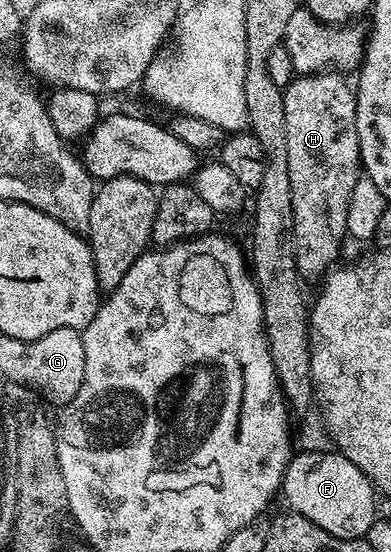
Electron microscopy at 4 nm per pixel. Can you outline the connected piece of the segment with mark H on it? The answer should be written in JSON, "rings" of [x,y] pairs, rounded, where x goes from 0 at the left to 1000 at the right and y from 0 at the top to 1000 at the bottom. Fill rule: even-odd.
{"rings":[[[867,132],[765,136],[734,152],[729,183],[729,248],[739,263],[739,328],[749,328],[749,400],[754,402],[754,464],[760,489],[777,507],[813,507],[859,482],[857,467],[877,447],[887,424],[893,357],[908,330],[923,321],[908,168]]]}

